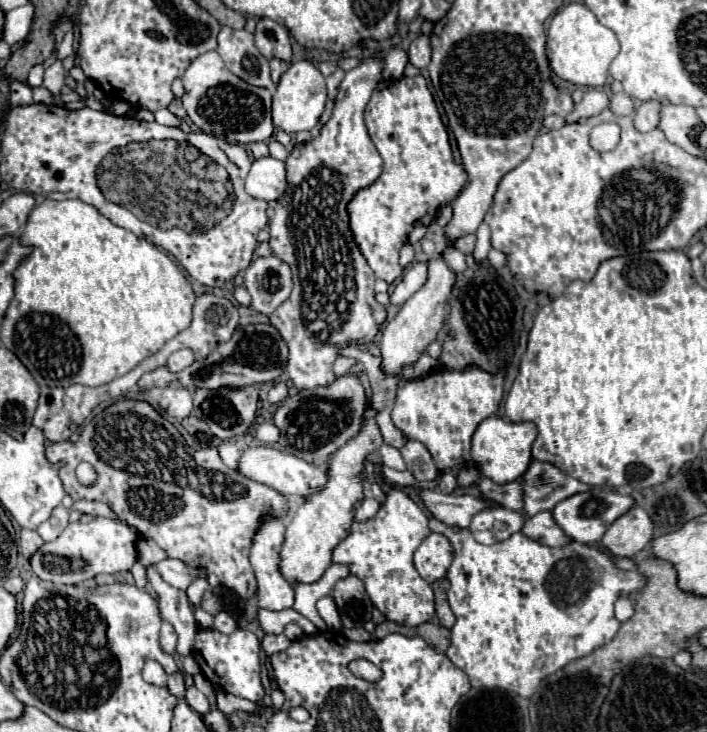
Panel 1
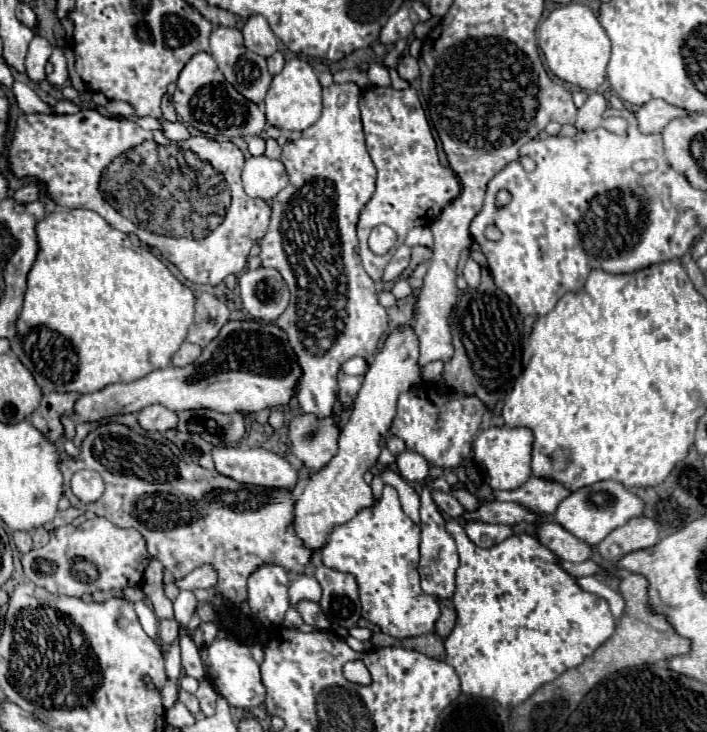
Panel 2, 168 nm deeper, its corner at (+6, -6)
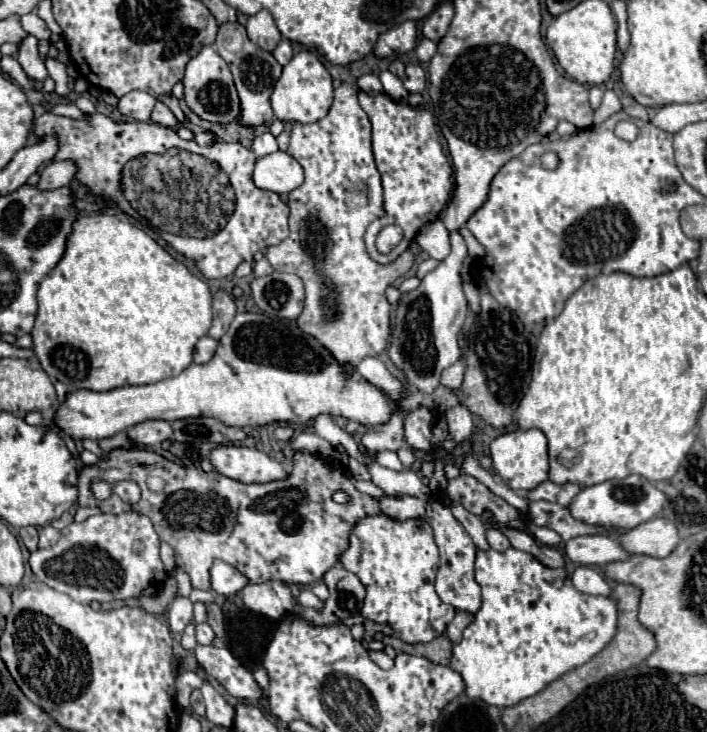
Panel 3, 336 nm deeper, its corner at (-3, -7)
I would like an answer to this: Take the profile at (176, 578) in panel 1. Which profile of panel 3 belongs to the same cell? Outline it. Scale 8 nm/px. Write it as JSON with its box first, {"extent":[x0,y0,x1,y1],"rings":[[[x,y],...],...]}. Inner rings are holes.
{"extent":[210,559,248,597],"rings":[[[220,559],[214,561],[214,565],[210,569],[210,581],[212,581],[212,589],[224,597],[234,595],[248,583],[240,571],[236,571],[234,567],[230,567],[228,563],[224,563]]]}

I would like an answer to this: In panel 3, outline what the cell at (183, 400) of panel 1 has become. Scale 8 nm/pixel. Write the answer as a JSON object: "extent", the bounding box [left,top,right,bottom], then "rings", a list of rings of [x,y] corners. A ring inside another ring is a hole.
{"extent":[128,419,174,445],"rings":[[[160,419],[142,421],[128,429],[128,437],[138,445],[156,445],[156,443],[170,439],[172,435],[174,435],[172,425],[168,421],[160,421]]]}

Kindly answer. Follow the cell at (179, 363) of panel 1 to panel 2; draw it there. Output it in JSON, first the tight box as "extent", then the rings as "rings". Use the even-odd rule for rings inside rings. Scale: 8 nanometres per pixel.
{"extent":[173,342,201,366],"rings":[[[183,342],[181,348],[177,350],[177,354],[173,356],[173,366],[187,366],[191,362],[195,362],[201,356],[201,346],[191,344],[191,342]]]}

